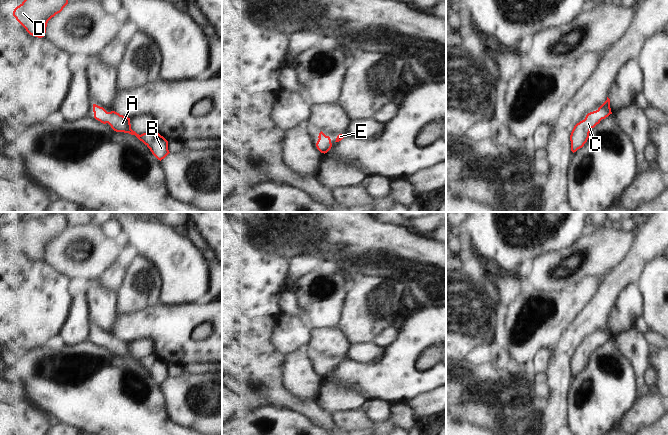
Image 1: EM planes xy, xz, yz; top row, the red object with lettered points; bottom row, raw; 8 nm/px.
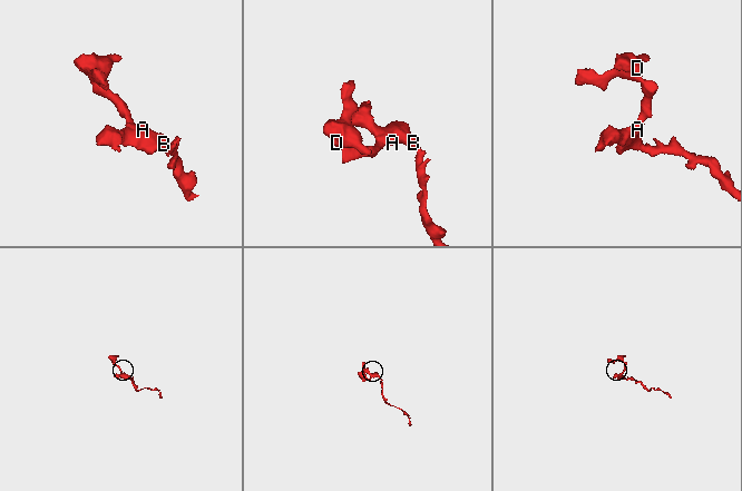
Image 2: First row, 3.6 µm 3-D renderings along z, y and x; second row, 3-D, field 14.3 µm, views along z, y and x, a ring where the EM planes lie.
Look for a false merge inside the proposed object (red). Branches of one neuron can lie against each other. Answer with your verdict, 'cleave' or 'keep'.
keep

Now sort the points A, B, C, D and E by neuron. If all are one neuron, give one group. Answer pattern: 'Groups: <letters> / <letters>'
Groups: A B C D E

